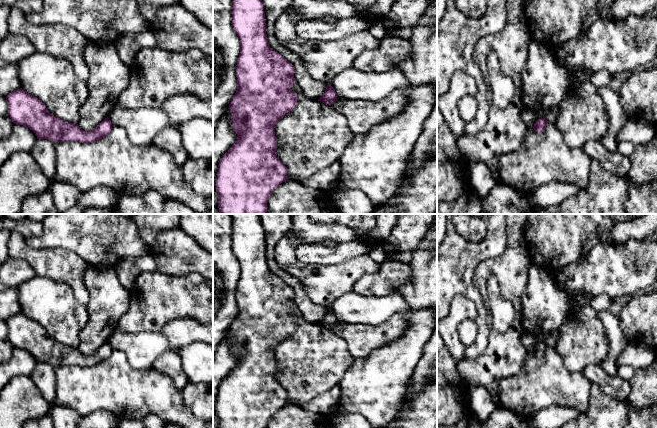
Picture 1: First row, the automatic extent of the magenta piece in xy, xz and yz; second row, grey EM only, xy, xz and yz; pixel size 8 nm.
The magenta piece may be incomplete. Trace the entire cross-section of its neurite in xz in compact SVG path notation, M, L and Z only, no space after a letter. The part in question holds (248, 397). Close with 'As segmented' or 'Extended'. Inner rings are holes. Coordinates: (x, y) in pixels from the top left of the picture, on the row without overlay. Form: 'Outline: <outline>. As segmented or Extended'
Outline: M231 214L232 251L240 263L236 289L237 314L229 328L237 364L222 380L217 394L218 428L267 428L273 415L287 402L287 391L276 379L275 349L289 338L298 321L291 314L295 292L273 274L266 259L264 228L259 214Z. As segmented

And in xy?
Outline: M22 312L9 317L6 325L12 346L29 352L38 363L48 363L53 367L93 367L107 360L112 354L113 349L107 341L94 354L84 355L77 347L64 345L51 338L42 325Z. As segmented

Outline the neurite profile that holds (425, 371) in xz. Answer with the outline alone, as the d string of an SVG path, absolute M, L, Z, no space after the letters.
M437 324L423 350L423 356L418 361L410 385L407 386L405 397L409 399L423 391L437 377Z

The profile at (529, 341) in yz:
M523 332L522 335L522 342L523 345L526 347L526 349L531 352L534 350L534 348L541 342L544 341L544 338L542 337L535 337L533 335L530 335L526 332Z

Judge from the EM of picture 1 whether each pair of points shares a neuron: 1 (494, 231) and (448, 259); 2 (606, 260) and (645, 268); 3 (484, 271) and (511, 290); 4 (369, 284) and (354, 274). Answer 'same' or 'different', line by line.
1: same
2: same
3: same
4: different

